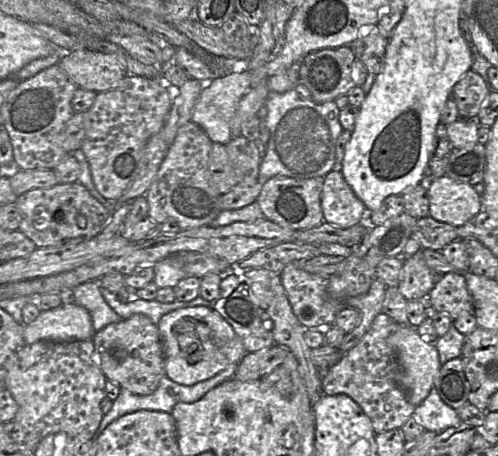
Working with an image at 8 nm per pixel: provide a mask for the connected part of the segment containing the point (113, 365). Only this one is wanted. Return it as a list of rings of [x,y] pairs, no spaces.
[[[143,314],[112,323],[93,336],[95,357],[106,379],[137,395],[150,395],[165,373],[165,360],[158,326]]]

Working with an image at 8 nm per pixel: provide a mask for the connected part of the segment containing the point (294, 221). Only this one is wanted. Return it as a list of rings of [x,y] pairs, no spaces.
[[[275,176],[262,185],[258,203],[264,217],[282,227],[293,230],[305,230],[323,223],[321,208],[321,193],[324,177],[296,179],[285,176]]]

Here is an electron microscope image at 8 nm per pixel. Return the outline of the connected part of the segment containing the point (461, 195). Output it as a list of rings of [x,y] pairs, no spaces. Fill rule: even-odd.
[[[444,175],[428,188],[429,216],[455,227],[463,226],[482,210],[481,196],[472,185]]]

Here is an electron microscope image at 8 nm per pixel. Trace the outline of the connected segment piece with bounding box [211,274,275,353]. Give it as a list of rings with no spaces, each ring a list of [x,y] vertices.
[[[232,274],[223,278],[220,283],[219,295],[211,301],[211,308],[232,326],[247,353],[253,353],[275,344],[272,321],[269,320],[268,314],[257,305],[257,298],[245,282],[244,275]]]

